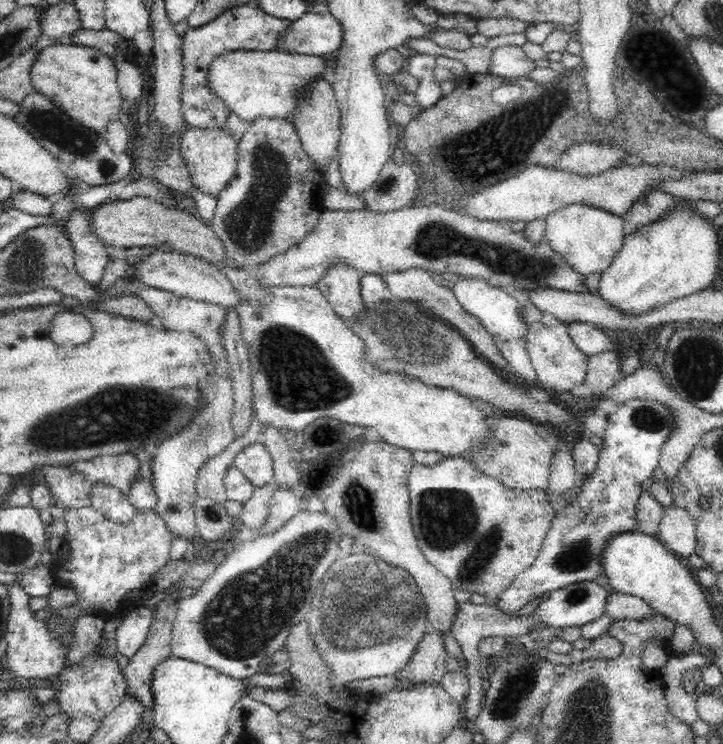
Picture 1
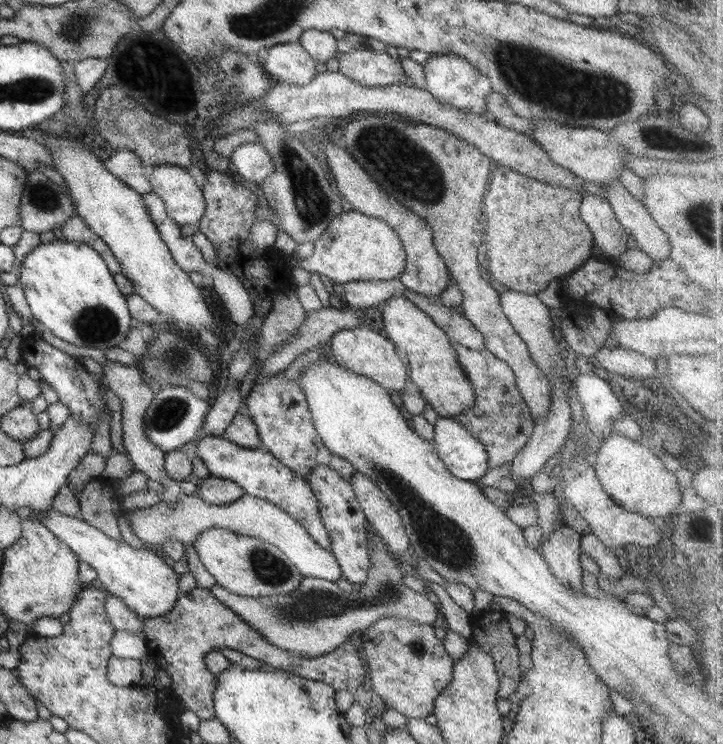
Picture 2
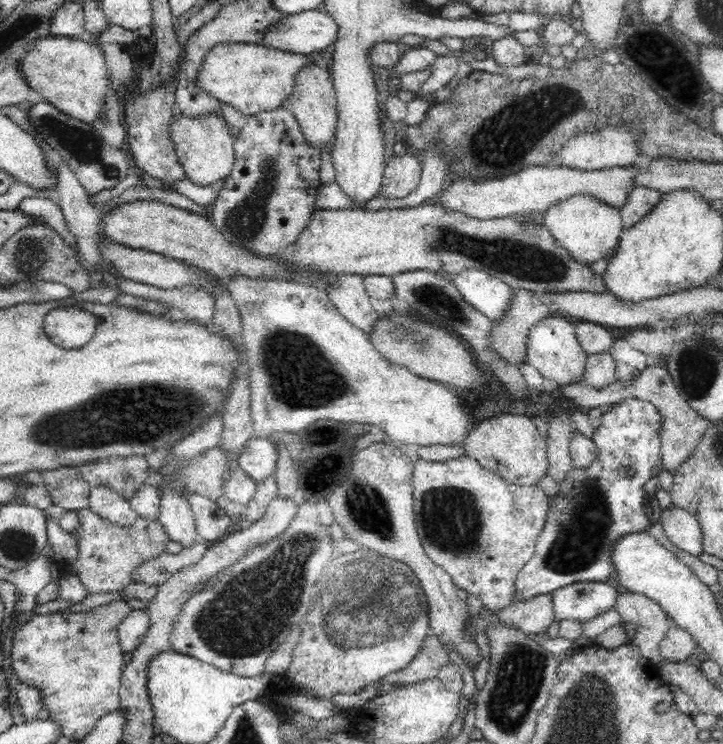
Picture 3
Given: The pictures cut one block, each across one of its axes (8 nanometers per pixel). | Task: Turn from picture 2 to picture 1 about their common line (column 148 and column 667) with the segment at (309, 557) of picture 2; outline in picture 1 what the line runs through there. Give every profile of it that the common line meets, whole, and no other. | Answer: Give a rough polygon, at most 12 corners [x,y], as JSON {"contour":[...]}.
{"contour":[[663,507],[658,539],[674,555],[694,554],[689,512]]}

